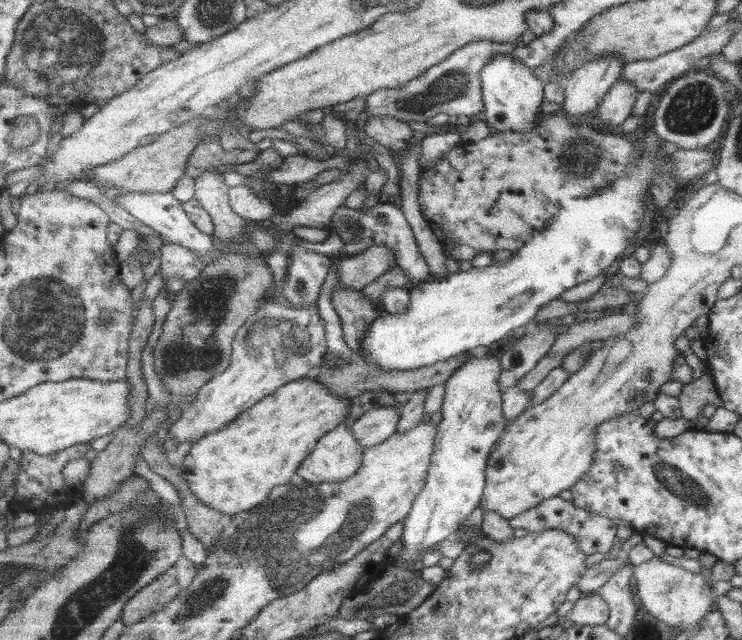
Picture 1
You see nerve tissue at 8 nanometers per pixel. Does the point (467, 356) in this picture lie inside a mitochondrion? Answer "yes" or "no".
no

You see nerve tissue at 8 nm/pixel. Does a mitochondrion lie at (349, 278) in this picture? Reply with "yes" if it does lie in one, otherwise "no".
no

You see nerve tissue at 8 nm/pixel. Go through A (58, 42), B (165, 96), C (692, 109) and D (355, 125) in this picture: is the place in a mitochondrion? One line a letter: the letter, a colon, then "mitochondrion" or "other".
A: mitochondrion
B: other
C: mitochondrion
D: other

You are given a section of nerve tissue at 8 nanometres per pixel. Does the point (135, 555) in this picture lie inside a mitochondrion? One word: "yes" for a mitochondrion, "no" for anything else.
yes

